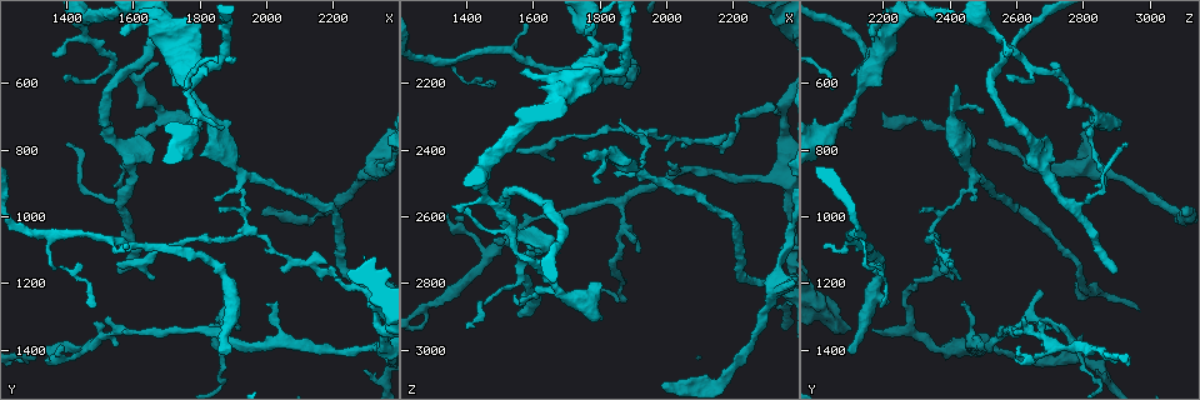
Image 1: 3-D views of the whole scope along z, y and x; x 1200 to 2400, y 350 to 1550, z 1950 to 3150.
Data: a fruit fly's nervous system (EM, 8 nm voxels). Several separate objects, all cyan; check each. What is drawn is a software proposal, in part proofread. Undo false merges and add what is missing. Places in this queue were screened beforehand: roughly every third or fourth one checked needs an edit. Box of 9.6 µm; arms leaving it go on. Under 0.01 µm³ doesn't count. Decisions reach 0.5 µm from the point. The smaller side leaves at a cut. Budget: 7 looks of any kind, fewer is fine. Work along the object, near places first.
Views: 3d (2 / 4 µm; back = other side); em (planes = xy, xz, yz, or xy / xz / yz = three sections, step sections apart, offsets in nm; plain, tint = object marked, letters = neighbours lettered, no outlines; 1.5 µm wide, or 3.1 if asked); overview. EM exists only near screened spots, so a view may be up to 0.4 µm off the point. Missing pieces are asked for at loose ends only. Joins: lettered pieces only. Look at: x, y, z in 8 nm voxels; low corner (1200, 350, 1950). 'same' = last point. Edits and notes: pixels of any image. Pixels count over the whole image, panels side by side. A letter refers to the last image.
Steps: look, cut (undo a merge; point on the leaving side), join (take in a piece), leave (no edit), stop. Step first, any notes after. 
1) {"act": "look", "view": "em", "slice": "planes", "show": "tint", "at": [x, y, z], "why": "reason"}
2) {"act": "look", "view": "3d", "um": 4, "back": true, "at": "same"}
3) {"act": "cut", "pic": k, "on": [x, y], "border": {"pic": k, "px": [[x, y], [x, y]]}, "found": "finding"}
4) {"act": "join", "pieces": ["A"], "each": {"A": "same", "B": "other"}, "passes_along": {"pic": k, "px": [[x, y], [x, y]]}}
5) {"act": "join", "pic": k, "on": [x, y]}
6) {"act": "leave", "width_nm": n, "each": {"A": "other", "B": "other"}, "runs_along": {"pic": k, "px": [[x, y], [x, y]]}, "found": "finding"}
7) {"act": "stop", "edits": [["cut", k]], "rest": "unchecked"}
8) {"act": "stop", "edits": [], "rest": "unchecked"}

{"act": "look", "view": "em", "slice": "xy", "step": 4, "show": "letters", "at": [1560, 1130, 2400], "why": "branch stops here"}

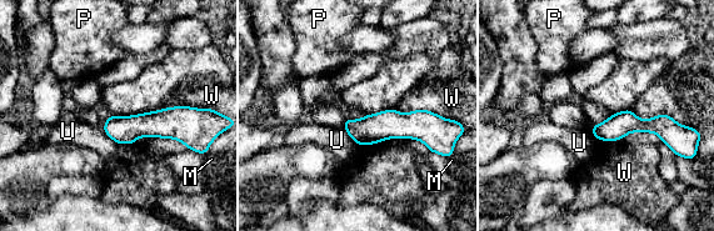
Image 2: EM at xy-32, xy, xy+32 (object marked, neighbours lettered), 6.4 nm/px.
{"act": "look", "view": "em", "slice": "planes", "show": "letters", "at": "same", "why": "another direction"}

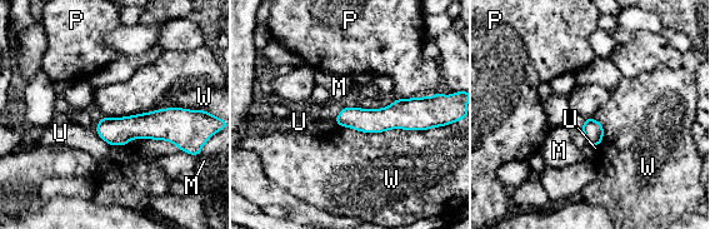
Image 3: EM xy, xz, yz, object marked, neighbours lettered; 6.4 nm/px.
{"act": "leave", "width_nm": 130, "longest_contact_nm": ["W", 650], "each": {"M": "other", "P": "other", "U": "other", "W": "other"}, "found": "no lettered piece goes on from it"}

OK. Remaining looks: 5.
{"act": "look", "view": "em", "slice": "planes", "show": "letters", "at": [1940, 1040, 2350]}

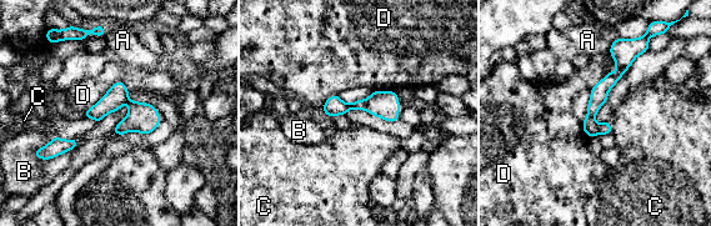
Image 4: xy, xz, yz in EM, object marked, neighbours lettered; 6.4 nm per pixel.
{"act": "cut", "pic": 4, "on": [333, 106], "width_nm": 110, "each": {"A": "other", "B": "other", "C": "other", "D": "other"}, "border": {"pic": 4, "px": [[364, 100], [366, 109]]}, "found": "two cells meet here"}

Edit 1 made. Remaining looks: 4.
{"act": "look", "view": "overview"}

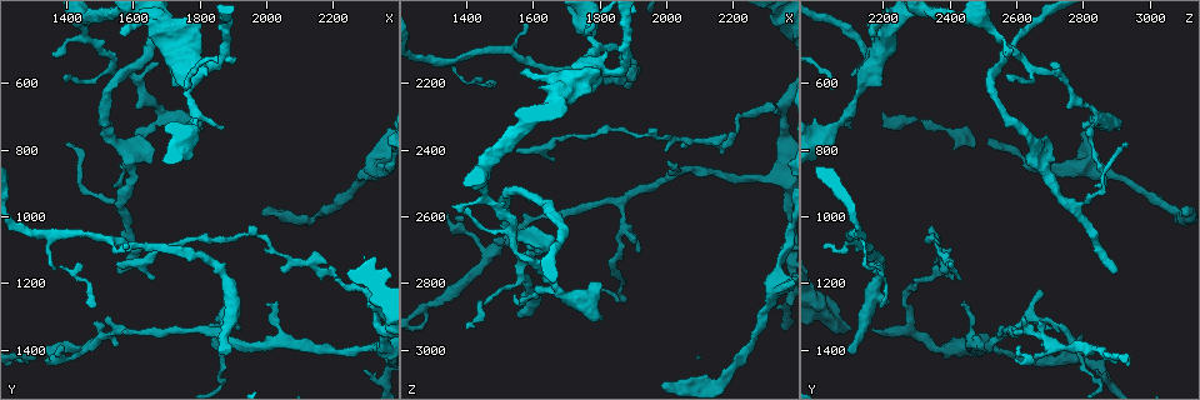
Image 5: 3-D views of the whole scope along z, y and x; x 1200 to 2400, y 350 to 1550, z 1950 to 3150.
{"act": "look", "view": "em", "slice": "yz", "step": 8, "show": "letters", "at": [1550, 1160, 2900], "why": "an open end"}

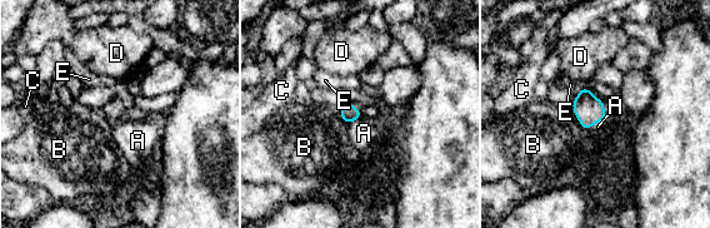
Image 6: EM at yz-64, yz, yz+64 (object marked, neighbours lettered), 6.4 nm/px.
{"act": "join", "pieces": ["A"], "each": {"A": "same", "B": "other", "C": "other", "D": "other", "E": "other"}, "passes_along": {"pic": 6, "px": [[589, 110], [595, 123], [598, 127]]}, "found": "the cell continues"}

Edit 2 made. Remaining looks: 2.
{"act": "stop", "edits": [["cut", 4], ["join", 6]], "rest": "unchecked"}

